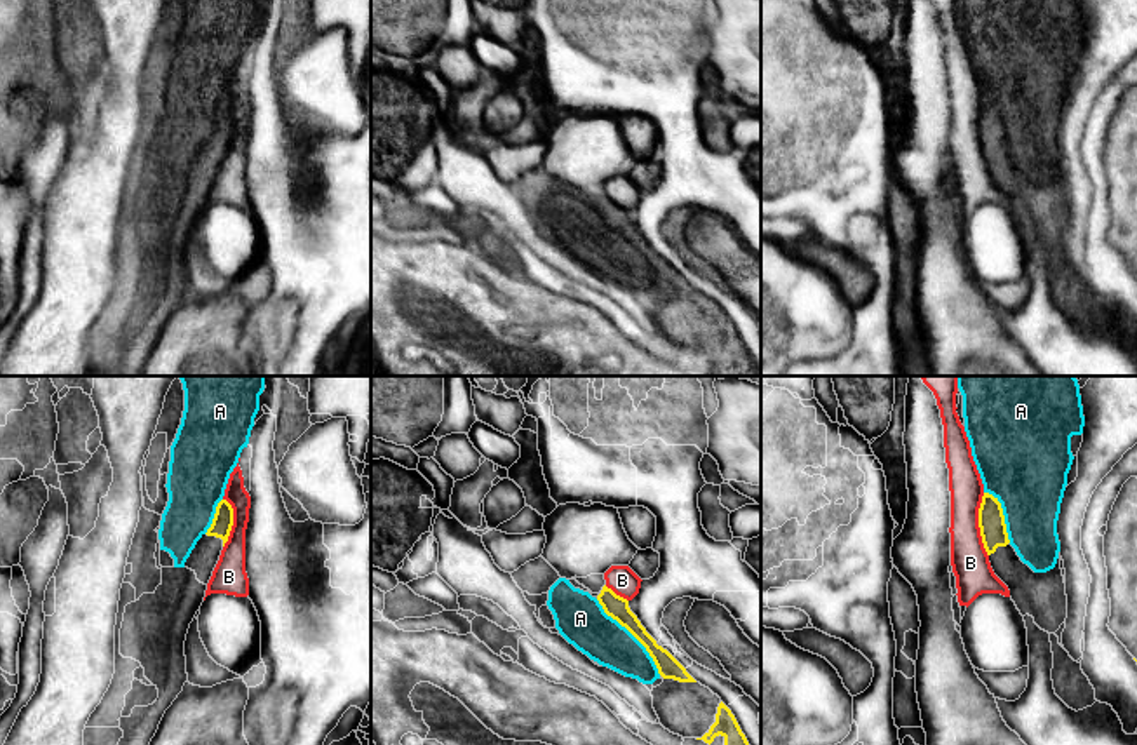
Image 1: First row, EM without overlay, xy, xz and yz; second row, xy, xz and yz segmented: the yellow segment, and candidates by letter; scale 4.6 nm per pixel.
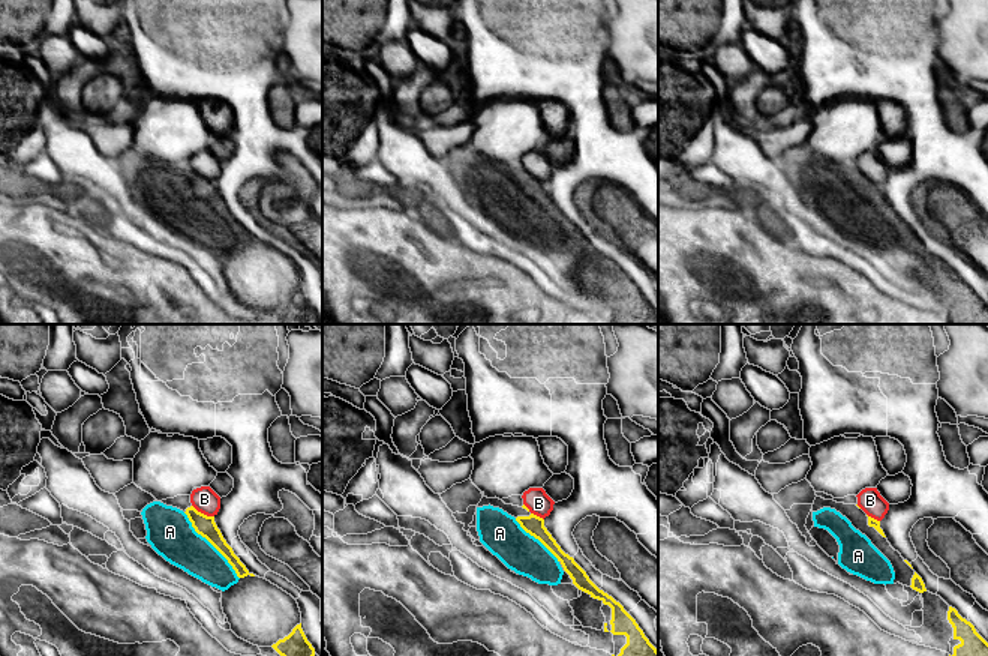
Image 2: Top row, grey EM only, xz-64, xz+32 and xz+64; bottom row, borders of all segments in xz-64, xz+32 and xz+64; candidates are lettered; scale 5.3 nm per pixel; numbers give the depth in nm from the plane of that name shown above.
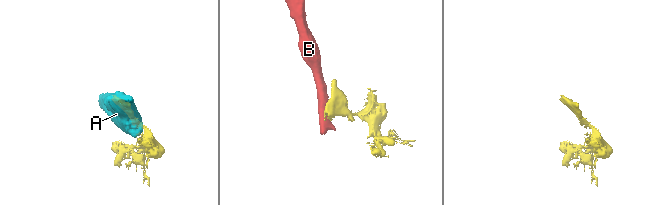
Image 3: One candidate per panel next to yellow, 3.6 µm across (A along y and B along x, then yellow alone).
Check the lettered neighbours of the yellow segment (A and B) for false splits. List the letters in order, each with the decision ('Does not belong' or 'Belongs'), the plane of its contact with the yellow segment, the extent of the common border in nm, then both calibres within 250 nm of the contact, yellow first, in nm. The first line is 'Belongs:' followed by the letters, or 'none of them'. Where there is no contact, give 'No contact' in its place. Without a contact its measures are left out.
Belongs: A
A: Belongs. Touches yellow in xz. Shared border 460 nm. Thickness 110 nm (yellow) against 220 nm
B: Does not belong. Touches yellow in yz. Shared border 300 nm. Thickness 130 nm (yellow) against 180 nm

